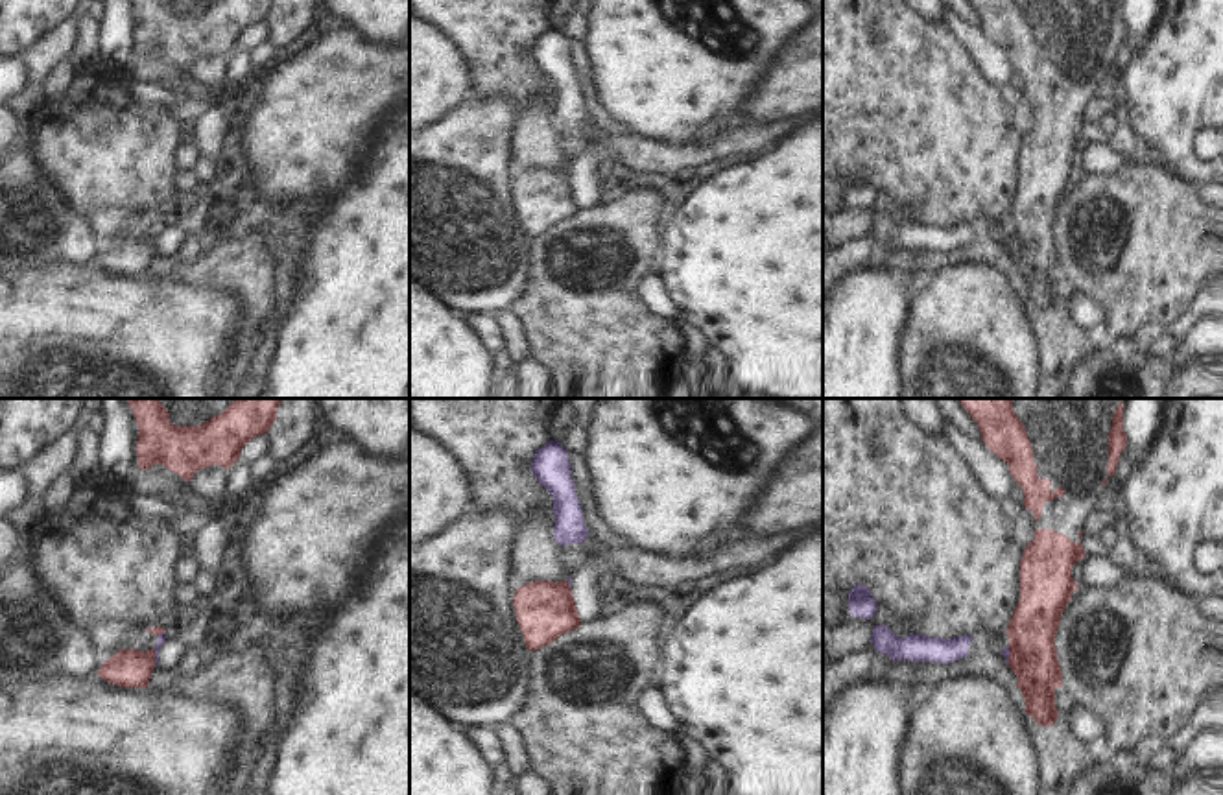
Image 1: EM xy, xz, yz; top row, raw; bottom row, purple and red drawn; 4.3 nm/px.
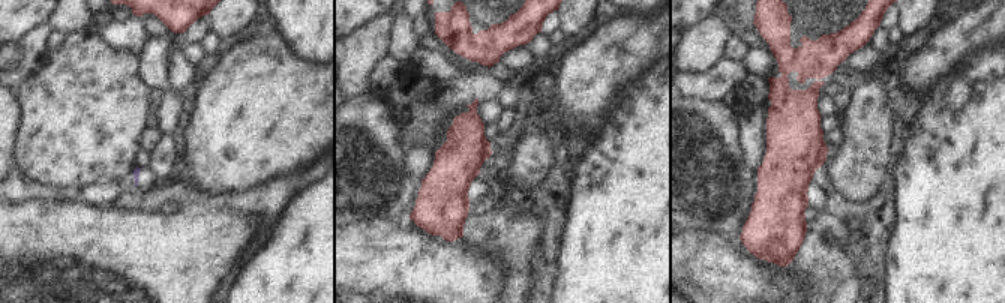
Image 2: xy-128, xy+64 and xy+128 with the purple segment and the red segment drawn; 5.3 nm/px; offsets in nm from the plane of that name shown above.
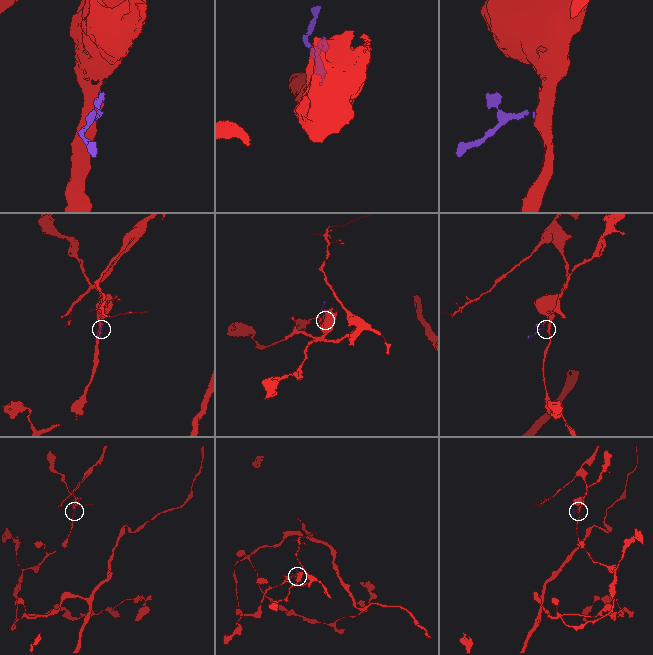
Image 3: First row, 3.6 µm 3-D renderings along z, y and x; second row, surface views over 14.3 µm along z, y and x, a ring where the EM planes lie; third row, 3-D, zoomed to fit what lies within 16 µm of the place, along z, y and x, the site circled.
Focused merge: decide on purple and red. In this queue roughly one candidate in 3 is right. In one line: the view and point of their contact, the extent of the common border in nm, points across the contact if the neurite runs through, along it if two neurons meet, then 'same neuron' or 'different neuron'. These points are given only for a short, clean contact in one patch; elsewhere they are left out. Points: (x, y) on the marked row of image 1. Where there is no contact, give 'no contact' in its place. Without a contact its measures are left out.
yz (1008, 655) | 90 nm | along yz (1009, 646), (1008, 664) | different neuron

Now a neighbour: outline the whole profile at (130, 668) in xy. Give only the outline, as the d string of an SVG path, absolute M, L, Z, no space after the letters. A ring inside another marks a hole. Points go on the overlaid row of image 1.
M120 649L101 664L98 675L122 688L148 688L155 666L155 649L146 653L138 649Z

